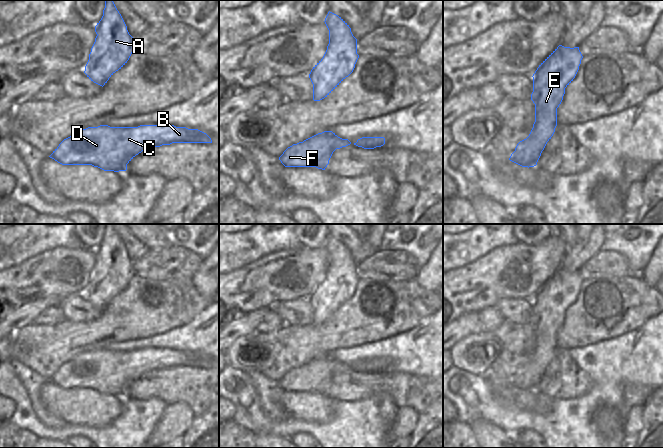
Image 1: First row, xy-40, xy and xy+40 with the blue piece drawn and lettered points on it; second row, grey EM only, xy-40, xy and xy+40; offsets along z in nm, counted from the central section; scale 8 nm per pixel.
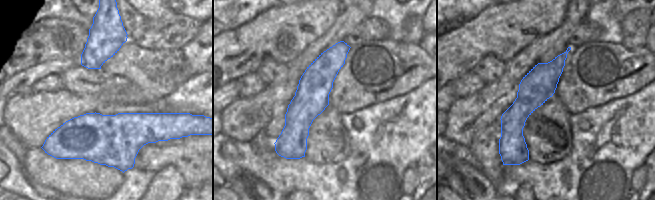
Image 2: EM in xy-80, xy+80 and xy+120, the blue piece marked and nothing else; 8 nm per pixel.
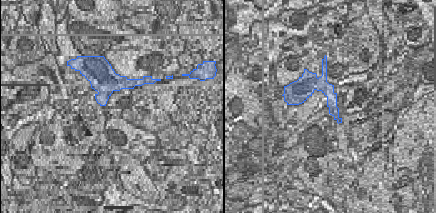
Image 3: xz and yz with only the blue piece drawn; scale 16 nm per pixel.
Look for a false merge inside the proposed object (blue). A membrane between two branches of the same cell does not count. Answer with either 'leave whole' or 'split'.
split

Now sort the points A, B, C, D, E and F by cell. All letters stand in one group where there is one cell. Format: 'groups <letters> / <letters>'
groups A E / B C D F

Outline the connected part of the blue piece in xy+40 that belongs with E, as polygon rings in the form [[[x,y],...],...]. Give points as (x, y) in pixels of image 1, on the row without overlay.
[[[559,269],[533,298],[531,324],[535,328],[535,346],[529,360],[515,372],[515,380],[530,385],[538,380],[551,363],[557,350],[557,332],[565,312],[575,302],[583,280],[579,271]]]

